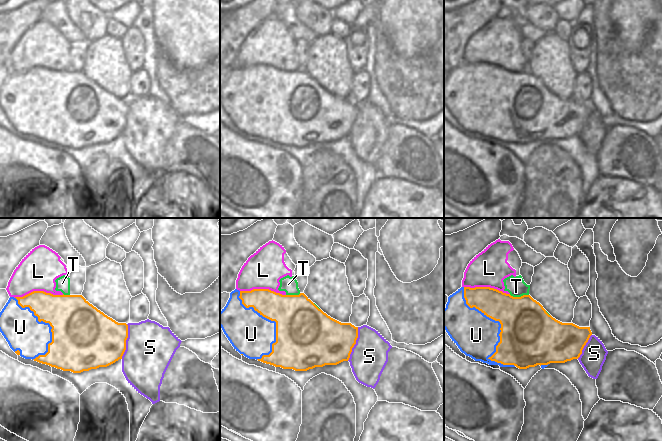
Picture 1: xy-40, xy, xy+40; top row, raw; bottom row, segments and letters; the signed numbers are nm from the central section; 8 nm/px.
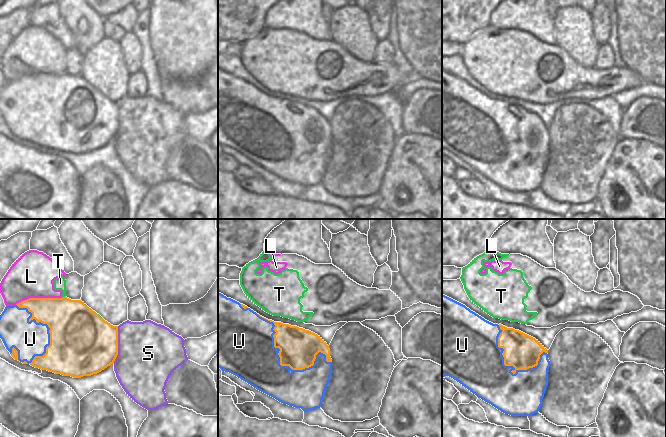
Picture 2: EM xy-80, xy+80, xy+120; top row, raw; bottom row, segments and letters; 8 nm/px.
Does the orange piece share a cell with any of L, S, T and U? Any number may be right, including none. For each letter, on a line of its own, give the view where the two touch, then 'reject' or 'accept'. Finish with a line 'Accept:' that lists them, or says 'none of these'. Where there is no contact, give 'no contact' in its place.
L: xy-40 | reject
S: xy-40 | reject
T: xy+40 | accept
U: xy+40 | reject
Accept: T

